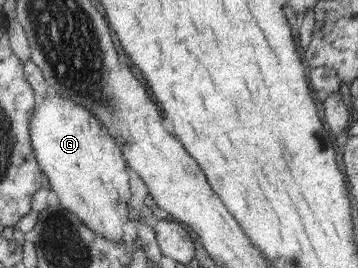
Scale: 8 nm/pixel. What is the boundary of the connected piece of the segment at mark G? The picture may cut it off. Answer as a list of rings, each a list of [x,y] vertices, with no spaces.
[[[51,90],[51,92],[47,93],[45,99],[38,102],[35,106],[35,111],[31,118],[31,143],[34,145],[35,156],[38,158],[39,166],[42,167],[43,171],[48,175],[51,190],[54,190],[60,199],[60,205],[67,208],[74,216],[78,216],[92,232],[100,234],[100,237],[107,238],[108,241],[120,243],[122,238],[125,238],[122,226],[124,226],[126,222],[129,222],[128,210],[130,210],[130,208],[128,208],[128,200],[130,200],[130,196],[132,196],[132,194],[130,194],[130,184],[128,184],[129,169],[126,157],[122,156],[123,151],[119,146],[116,146],[115,137],[108,134],[106,127],[107,125],[105,125],[102,120],[98,120],[94,113],[90,112],[87,108],[84,108],[83,105],[76,104],[75,101],[68,100],[67,97]]]

